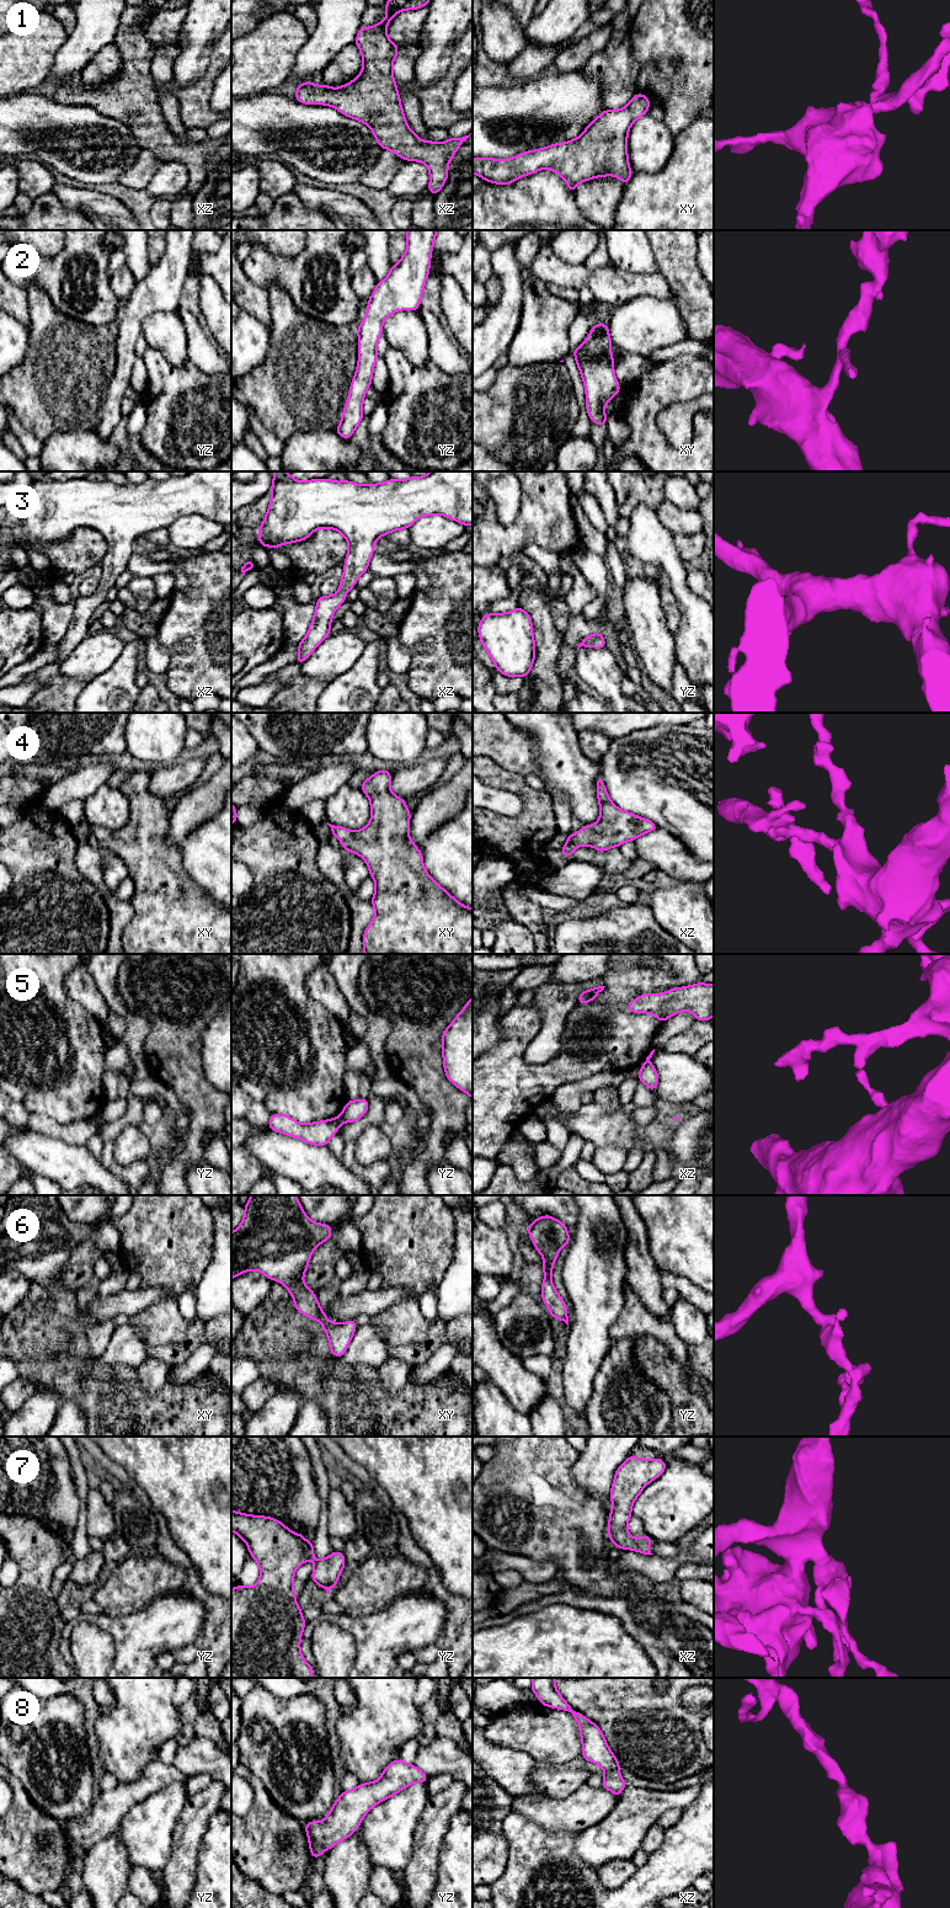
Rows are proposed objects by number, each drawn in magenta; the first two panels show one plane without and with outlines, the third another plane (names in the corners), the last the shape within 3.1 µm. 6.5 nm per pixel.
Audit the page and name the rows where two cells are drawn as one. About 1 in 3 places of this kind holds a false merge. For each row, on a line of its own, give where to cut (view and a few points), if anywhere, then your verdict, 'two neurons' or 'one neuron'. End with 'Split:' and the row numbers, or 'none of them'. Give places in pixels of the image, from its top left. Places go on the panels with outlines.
1: no cut | one neuron
2: no cut | one neuron
3: no cut | one neuron
4: no cut | one neuron
5: yz (339, 1117), (342, 1122) | two neurons
6: no cut | one neuron
7: no cut | one neuron
8: no cut | one neuron
Split: 5

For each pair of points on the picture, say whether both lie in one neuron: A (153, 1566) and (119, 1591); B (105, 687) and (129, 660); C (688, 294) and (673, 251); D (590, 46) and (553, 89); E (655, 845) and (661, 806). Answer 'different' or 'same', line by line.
A: same
B: same
C: same
D: different
E: different

